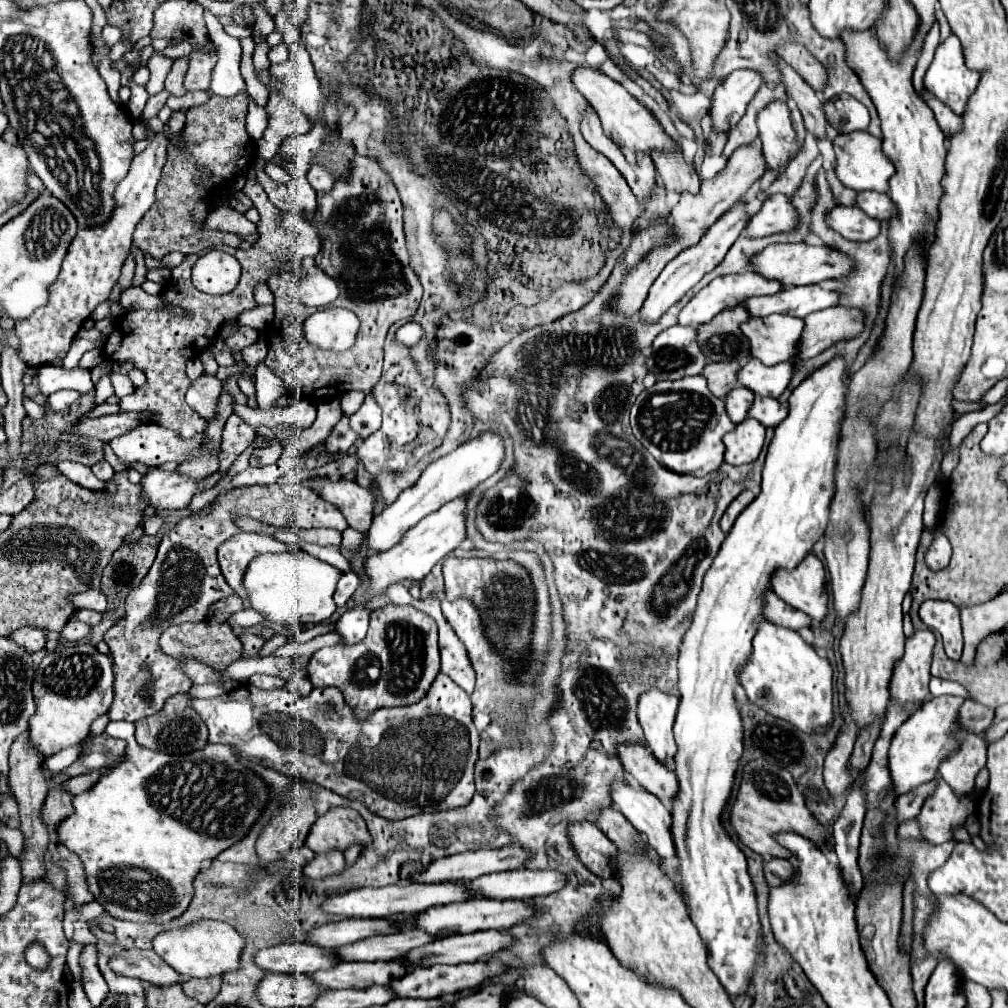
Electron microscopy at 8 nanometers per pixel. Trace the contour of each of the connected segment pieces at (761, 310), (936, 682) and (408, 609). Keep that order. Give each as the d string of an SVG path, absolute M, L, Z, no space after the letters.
M819 285L785 287L773 297L749 297L745 309L753 317L767 317L771 313L789 313L791 317L807 317L813 311L837 305L837 293L825 291Z
M931 677L931 683L929 683L929 689L931 689L931 695L937 697L937 695L961 695L961 697L969 697L967 691L955 683L955 681L945 681L945 679L935 679Z
M385 605L371 613L371 623L367 637L359 645L351 647L323 647L317 651L309 661L309 681L313 687L339 687L345 695L345 701L353 705L361 717L369 711L379 707L399 707L399 705L413 705L421 701L431 683L439 673L439 647L437 647L437 623L427 613L415 609L413 605Z

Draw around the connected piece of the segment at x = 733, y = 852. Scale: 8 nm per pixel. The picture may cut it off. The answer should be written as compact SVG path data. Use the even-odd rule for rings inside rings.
M837 355L831 363L819 367L799 387L793 389L789 397L789 413L775 427L775 435L769 443L761 493L753 503L737 517L733 529L727 533L713 565L705 573L703 591L697 601L693 623L683 637L679 651L679 691L681 703L675 719L675 775L679 781L679 791L671 801L673 817L673 841L677 853L677 875L681 877L683 901L689 911L691 921L699 929L703 943L709 949L709 967L735 1001L743 987L751 985L755 973L765 963L765 947L761 921L757 913L757 891L747 873L747 861L743 851L725 833L721 825L721 813L729 799L733 777L737 771L739 757L743 753L743 725L739 709L733 695L733 685L737 683L737 669L751 655L751 641L757 633L757 623L763 619L761 595L769 587L773 569L795 567L805 553L825 535L829 523L831 501L835 495L835 469L837 469L837 449L841 439L841 423L845 419L849 389L849 369L847 361Z

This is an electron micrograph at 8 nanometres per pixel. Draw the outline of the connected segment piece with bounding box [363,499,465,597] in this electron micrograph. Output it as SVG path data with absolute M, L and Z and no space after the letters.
M453 499L445 503L439 511L421 519L415 527L411 527L393 549L367 557L363 573L369 579L369 589L373 597L385 595L391 585L401 583L405 579L423 579L463 539L465 539L465 499Z

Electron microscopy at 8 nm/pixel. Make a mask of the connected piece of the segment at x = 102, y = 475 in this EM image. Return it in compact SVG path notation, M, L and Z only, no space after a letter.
M99 461L99 463L95 463L95 465L91 465L91 471L93 471L93 475L97 477L97 479L101 479L101 481L109 481L111 477L113 477L113 467L107 463L107 461Z

